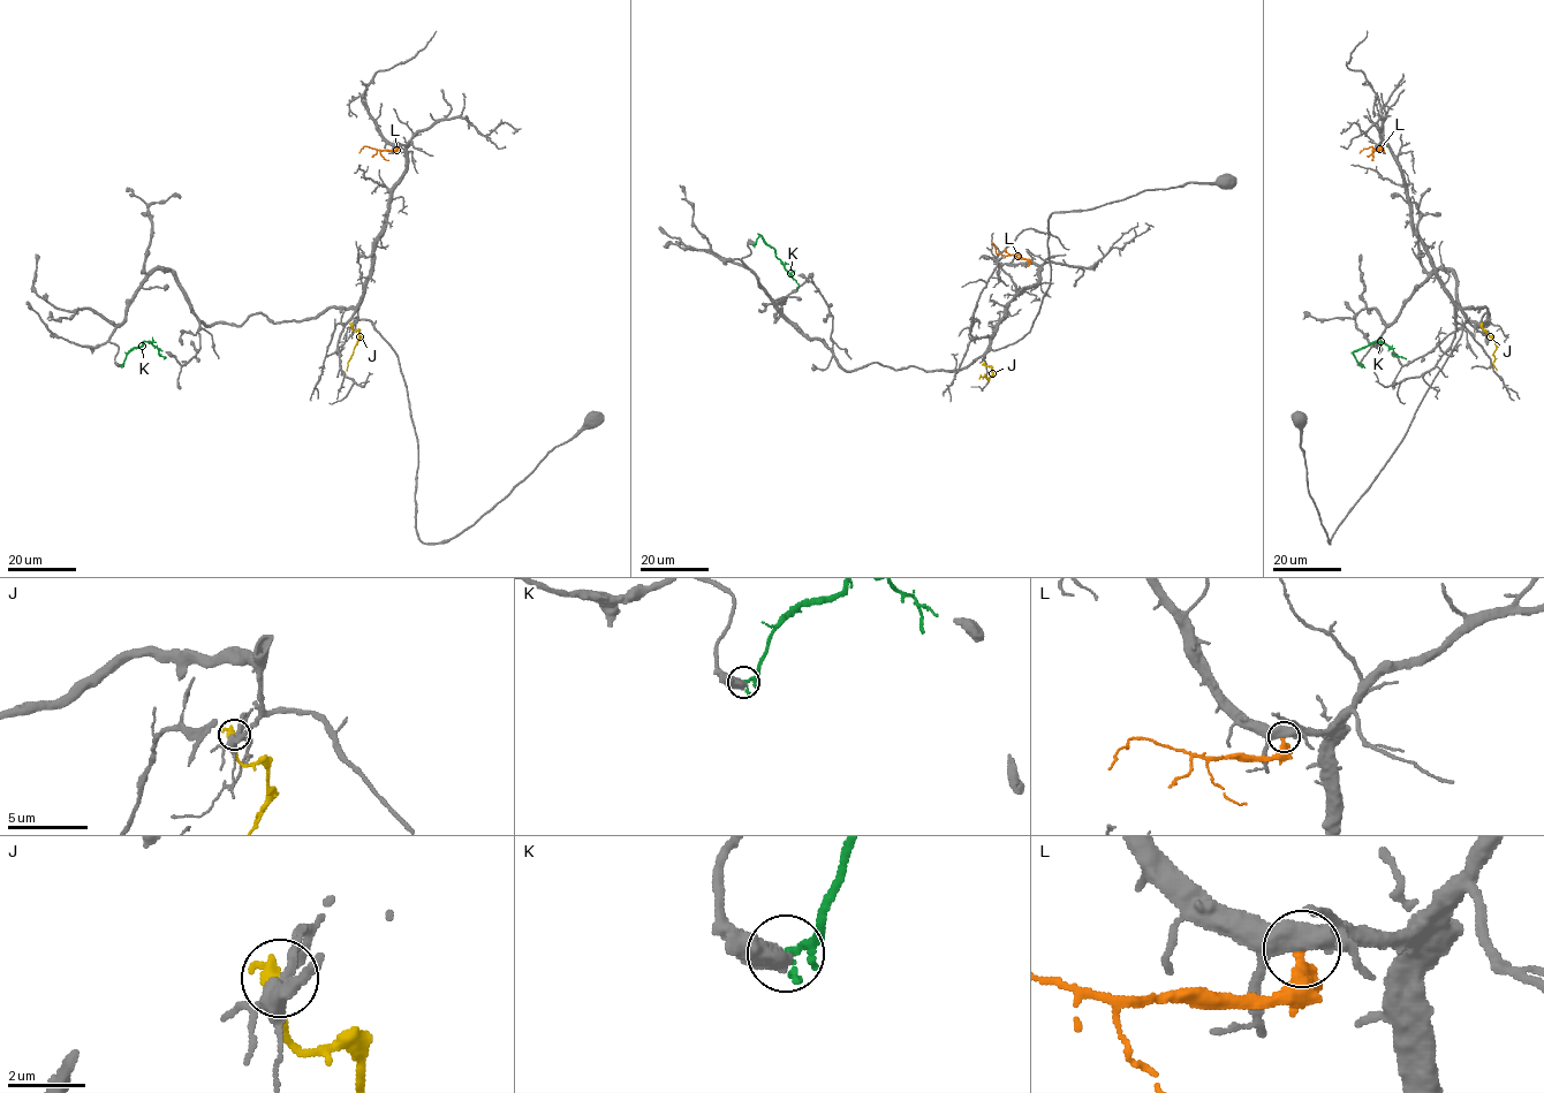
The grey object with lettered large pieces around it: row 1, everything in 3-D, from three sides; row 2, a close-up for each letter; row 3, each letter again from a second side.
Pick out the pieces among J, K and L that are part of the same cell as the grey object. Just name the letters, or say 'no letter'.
no letter

